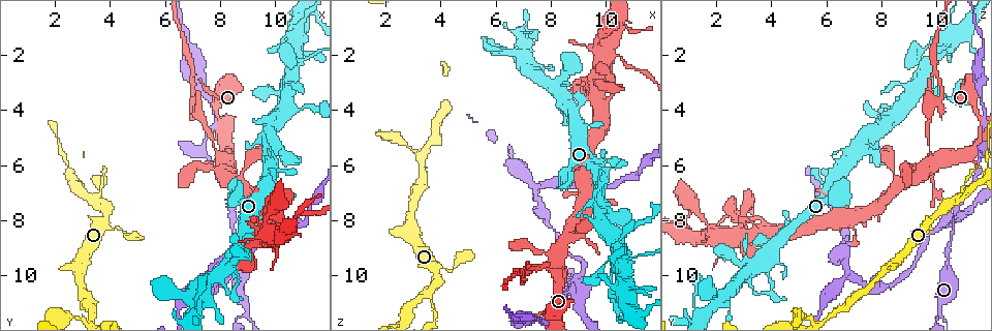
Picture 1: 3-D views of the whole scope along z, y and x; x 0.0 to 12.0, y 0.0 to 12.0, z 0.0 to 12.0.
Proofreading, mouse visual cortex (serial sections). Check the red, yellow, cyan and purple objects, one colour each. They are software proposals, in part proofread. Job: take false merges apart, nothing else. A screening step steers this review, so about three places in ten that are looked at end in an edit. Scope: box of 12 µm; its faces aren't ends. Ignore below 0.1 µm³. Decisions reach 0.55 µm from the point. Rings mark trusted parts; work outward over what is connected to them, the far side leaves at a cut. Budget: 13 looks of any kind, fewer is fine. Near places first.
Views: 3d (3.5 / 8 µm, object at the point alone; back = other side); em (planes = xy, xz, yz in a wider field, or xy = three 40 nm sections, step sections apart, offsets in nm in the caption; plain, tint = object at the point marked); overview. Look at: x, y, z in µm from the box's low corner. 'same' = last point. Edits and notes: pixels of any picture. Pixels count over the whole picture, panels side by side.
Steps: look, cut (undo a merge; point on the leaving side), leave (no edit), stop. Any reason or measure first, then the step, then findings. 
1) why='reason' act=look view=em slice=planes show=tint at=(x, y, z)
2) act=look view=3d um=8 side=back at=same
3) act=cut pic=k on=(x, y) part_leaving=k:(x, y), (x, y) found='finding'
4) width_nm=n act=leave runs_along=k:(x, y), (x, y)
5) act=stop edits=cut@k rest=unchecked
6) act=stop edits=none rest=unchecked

why='four or more arms meet' act=look view=3d um=3.5 at=(8.5, 8.1, 10.6)

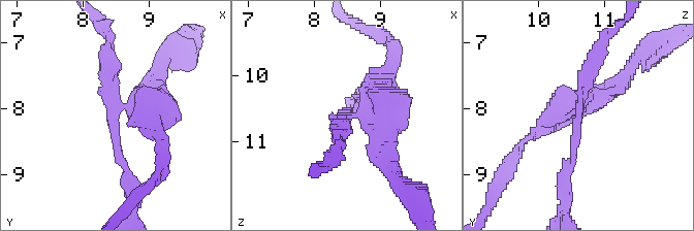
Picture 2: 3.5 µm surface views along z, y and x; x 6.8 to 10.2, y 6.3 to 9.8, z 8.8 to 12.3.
arms=4 arm_widths_nm=100,200,350,350 why='shape alone is not enough' act=look view=em slice=planes show=tint at=(8.55, 8.05, 10.60)

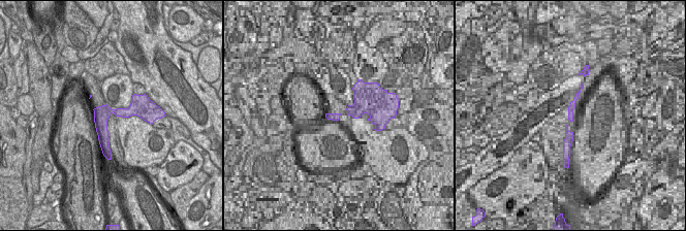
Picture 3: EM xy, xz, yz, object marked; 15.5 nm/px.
act=look view=em slice=xy step=2 show=tint at=same

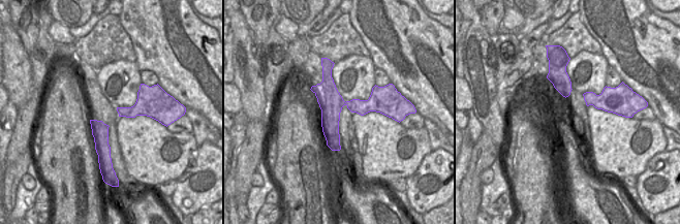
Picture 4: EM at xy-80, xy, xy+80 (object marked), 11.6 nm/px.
act=cut pic=2 on=(145, 102) part_leaving=2:(126, 108), (152, 108), (161, 156) found='a second cell is stuck on'

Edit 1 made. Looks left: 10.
act=look view=3d um=3.5 side=back at=(8.2, 5.7, 9.7)

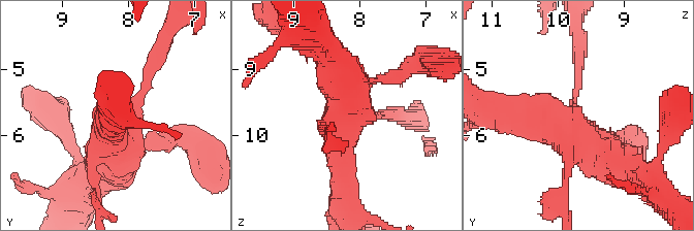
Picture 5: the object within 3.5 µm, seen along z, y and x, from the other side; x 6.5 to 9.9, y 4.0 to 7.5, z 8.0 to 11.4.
act=look view=em slice=xy step=5 show=plain at=same

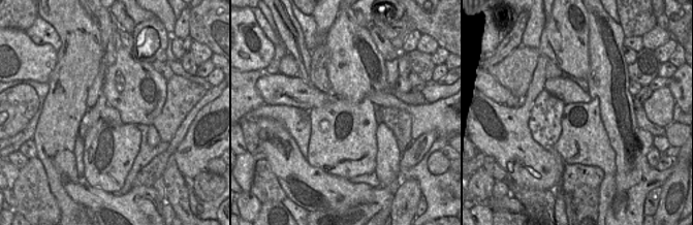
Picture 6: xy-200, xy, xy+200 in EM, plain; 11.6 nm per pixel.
act=look view=em slice=xy step=5 show=tint at=same

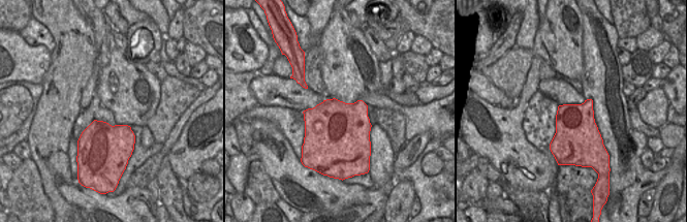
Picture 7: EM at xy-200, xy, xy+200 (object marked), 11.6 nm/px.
width_nm=750 act=cut pic=5 on=(150, 69) part_leaving=5:(142, 101), (170, 29) found='two cells meet here'

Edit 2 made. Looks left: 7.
why='small branch off a trunk' act=look view=3d um=3.5 at=(10.8, 2.2, 9.3)

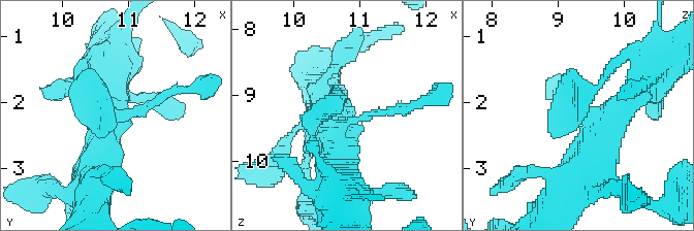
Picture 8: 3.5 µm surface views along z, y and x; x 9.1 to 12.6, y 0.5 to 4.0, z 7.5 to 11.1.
arms=3 arm_widths_nm=150,400,400 act=look view=em slice=xy step=2 show=tint at=(10.80, 2.20, 9.40)

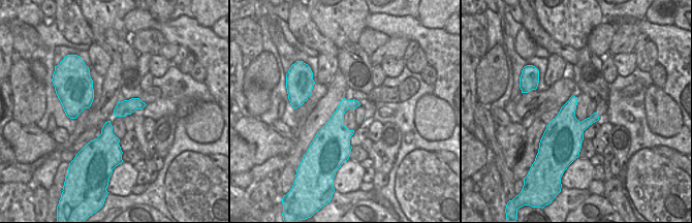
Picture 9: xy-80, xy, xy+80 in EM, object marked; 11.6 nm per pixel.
act=leave runs_along=8:(95, 171), (117, 113), (177, 89) found='continuous, no second cell'

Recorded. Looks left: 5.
why='two arms in line, one across' act=look view=3d um=3.5 at=(3.6, 7.3, 10.6)

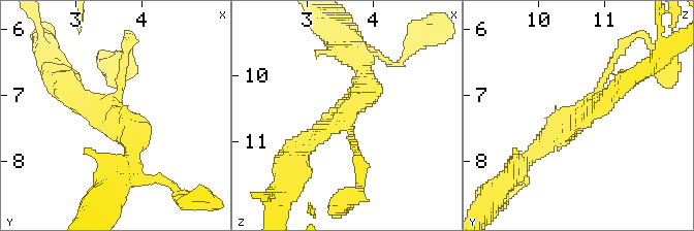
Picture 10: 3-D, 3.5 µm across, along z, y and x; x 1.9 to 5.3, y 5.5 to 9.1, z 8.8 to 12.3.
act=look view=em slice=xy step=3 show=tint at=(3.60, 7.35, 10.60)

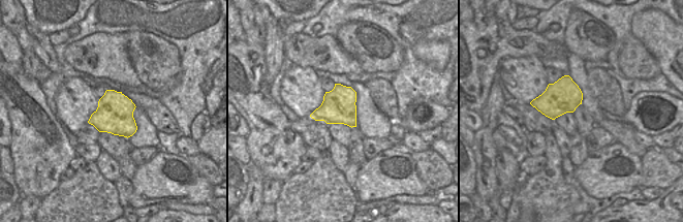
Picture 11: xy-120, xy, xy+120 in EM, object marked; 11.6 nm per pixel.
width_nm=380 act=leave runs_along=10:(529, 158), (619, 88) found='all the same cell'

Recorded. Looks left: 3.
why='arms part here' act=look view=3d um=8 at=(8.3, 9.7, 3.1)

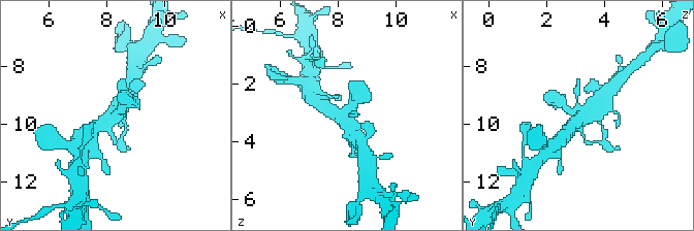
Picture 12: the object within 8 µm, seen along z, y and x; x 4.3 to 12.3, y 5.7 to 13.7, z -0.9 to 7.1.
act=look view=3d um=3.5 side=back at=(8.4, 9.7, 3.0)

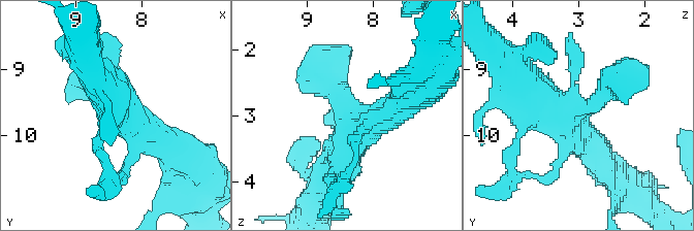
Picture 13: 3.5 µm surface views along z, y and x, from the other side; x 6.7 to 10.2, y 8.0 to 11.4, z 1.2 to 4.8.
why='need the tissue' act=look view=em slice=xy step=5 show=tint at=(8.35, 9.65, 3.05)

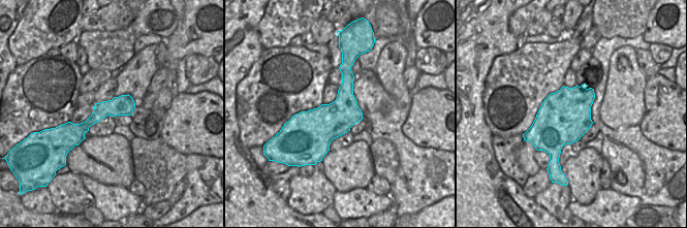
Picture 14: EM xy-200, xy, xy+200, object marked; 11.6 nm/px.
act=leave runs_along=14:(132, 104), (70, 128) found='continuous, no second cell'

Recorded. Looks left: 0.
act=stop edits=cut@2,cut@5 rest=unchecked

